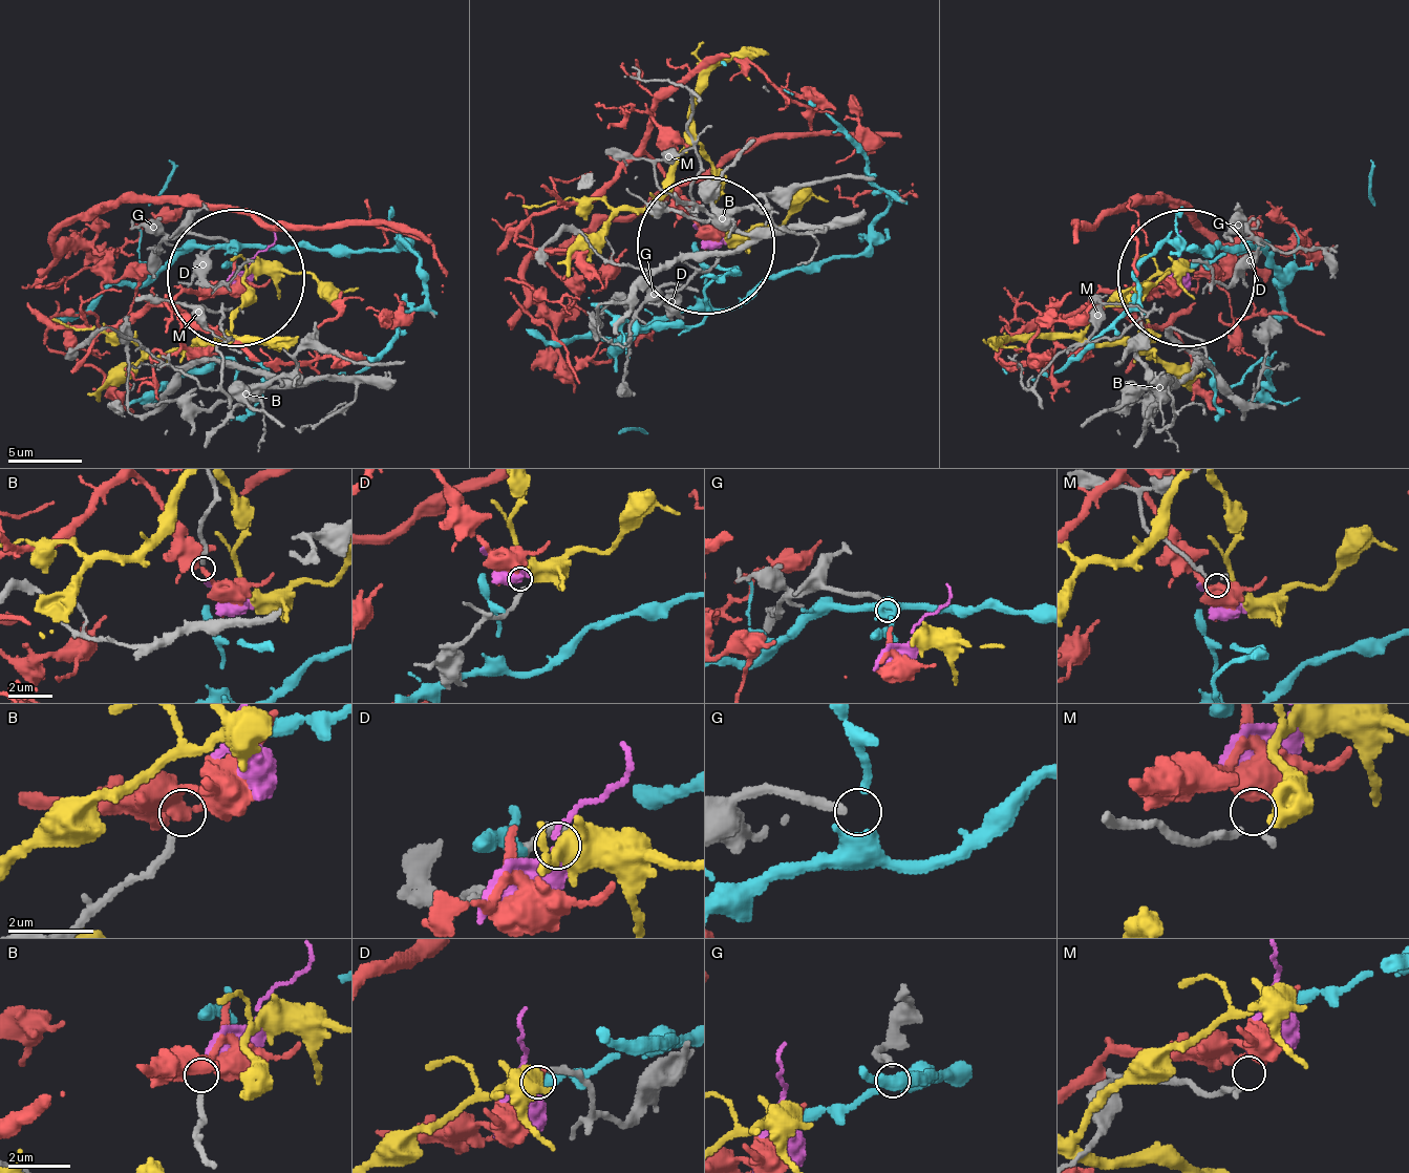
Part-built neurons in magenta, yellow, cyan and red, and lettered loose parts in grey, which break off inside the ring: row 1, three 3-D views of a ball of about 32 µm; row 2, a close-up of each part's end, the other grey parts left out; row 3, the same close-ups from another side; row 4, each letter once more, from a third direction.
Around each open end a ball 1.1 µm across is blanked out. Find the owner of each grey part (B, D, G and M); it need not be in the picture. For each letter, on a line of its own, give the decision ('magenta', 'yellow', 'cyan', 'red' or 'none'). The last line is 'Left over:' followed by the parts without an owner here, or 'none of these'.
B: magenta
D: yellow
G: none
M: none
Left over: G, M

